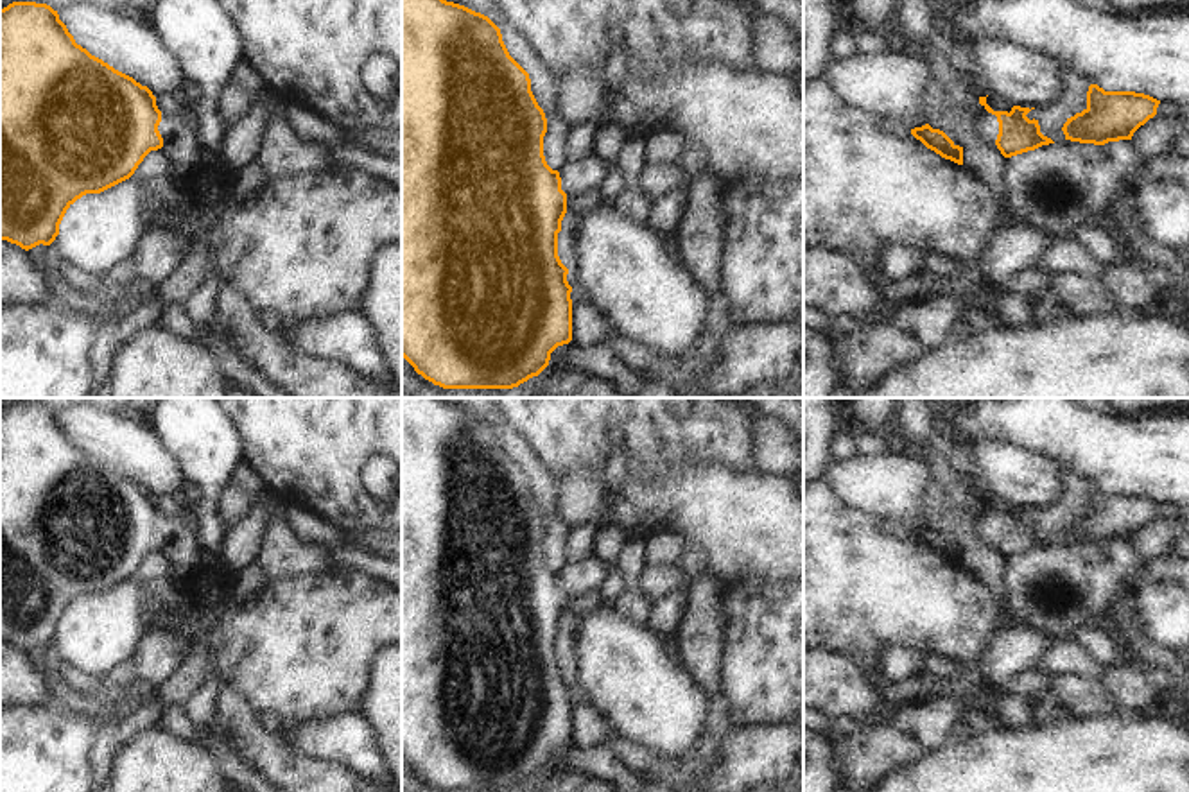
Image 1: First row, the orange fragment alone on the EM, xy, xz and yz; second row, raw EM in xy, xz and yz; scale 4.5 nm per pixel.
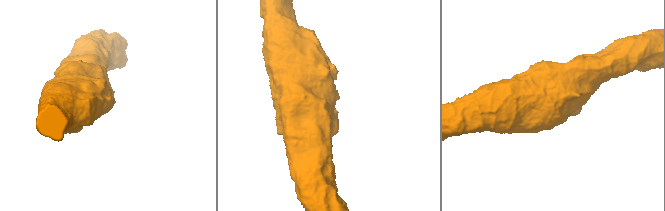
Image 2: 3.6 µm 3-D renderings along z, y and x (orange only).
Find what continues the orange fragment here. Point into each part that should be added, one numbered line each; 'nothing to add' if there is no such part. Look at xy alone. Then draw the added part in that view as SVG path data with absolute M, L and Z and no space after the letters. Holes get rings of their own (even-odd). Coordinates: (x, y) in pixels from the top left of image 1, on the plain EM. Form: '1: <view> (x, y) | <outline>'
1: xy (180, 547) | M183 502L181 512L176 516L161 516L158 532L163 539L163 548L158 550L165 555L169 564L194 568L199 566L203 548L199 538L195 538L185 521L185 514L192 511L192 505Z

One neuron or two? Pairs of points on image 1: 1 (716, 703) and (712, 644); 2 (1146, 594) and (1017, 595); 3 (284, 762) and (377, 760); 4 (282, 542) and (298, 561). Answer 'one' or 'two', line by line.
1: two
2: two
3: two
4: one

